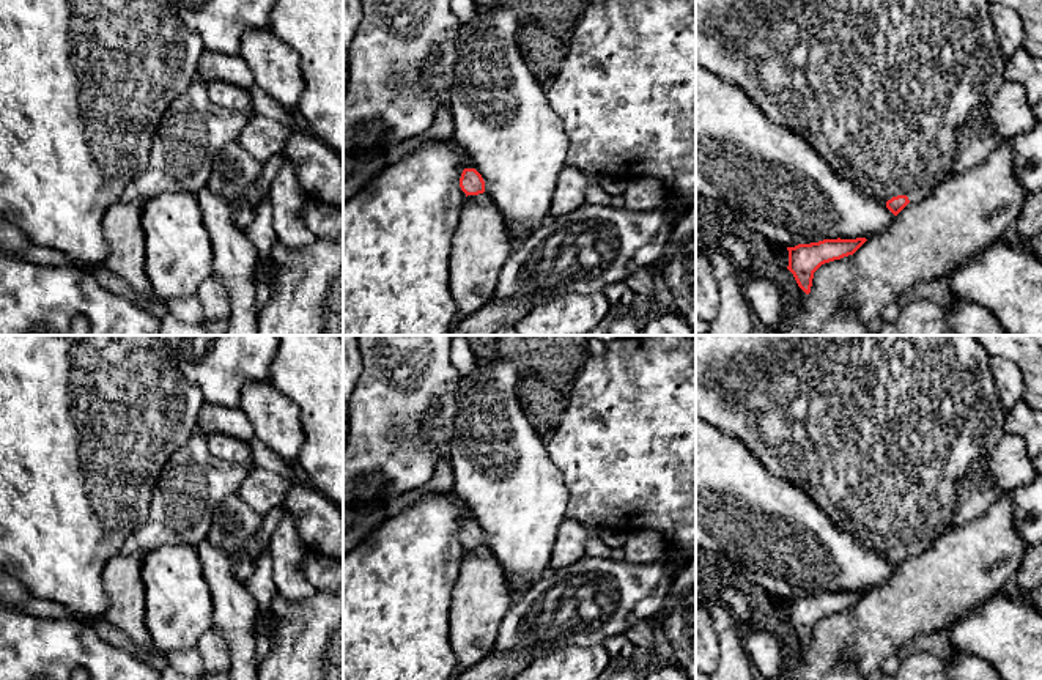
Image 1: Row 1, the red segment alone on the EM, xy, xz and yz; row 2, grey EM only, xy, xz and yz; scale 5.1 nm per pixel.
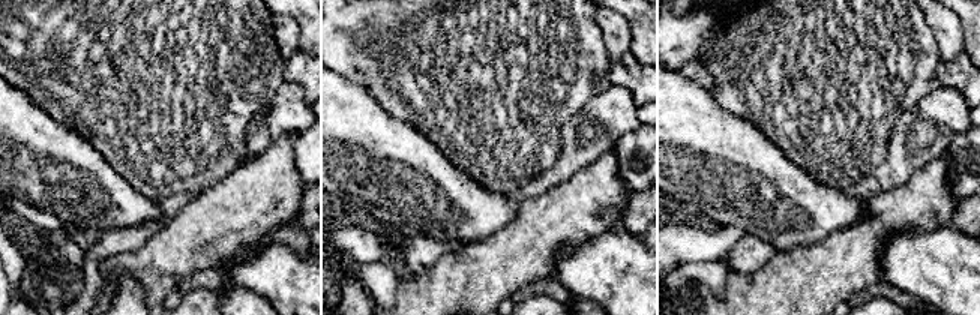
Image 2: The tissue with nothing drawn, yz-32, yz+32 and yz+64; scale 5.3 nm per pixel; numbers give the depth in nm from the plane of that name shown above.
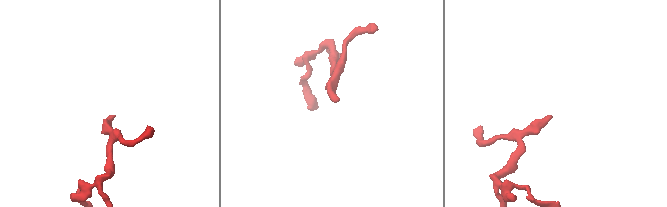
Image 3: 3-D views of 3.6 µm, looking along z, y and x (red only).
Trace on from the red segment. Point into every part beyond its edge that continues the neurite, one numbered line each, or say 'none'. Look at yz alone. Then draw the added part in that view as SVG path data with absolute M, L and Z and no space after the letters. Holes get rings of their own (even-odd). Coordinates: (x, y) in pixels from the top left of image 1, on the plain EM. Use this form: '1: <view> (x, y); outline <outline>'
1: yz (1006, 466); outline M1006 433L985 455L976 460L959 483L959 504L952 518L930 537L907 546L910 554L930 548L937 538L974 519L1004 493L1031 483L1037 477L1023 438Z

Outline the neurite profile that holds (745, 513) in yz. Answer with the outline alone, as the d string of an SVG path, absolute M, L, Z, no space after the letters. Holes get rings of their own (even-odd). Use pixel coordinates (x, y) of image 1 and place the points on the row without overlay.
M696 417L696 543L751 571L784 579L811 595L823 592L867 593L889 581L896 568L886 554L869 551L833 523L796 485L771 474L740 441Z

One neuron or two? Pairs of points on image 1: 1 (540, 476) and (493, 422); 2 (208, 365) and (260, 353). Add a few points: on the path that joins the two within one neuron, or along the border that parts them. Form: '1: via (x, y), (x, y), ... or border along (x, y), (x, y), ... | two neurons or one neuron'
1: via (528, 463), (499, 435) | one neuron
2: via (221, 353), (247, 353) | one neuron

